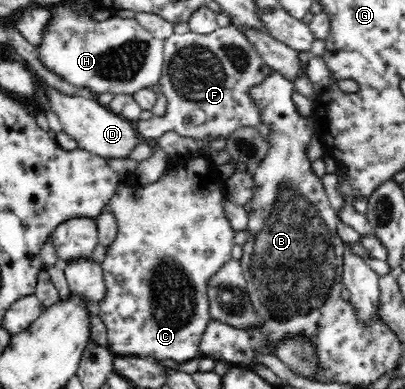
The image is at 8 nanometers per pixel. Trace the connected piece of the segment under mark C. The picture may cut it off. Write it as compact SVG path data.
M186 158L176 159L176 161L172 165L174 173L171 170L169 175L163 175L158 181L148 185L143 185L143 182L137 181L135 173L122 174L118 178L118 189L108 202L108 210L116 217L118 223L118 233L110 246L106 248L105 257L100 262L106 289L103 300L98 302L98 316L104 322L107 329L108 343L106 346L114 355L147 358L158 363L161 360L172 360L175 363L183 364L183 362L200 356L198 350L202 332L206 329L207 323L212 319L207 296L208 282L210 276L214 275L231 258L231 247L236 243L234 241L236 230L231 227L220 205L221 198L225 194L223 181L219 178L217 171L214 170L214 166L209 167L209 171L212 171L212 174L206 175L193 173L189 168L186 168Z

